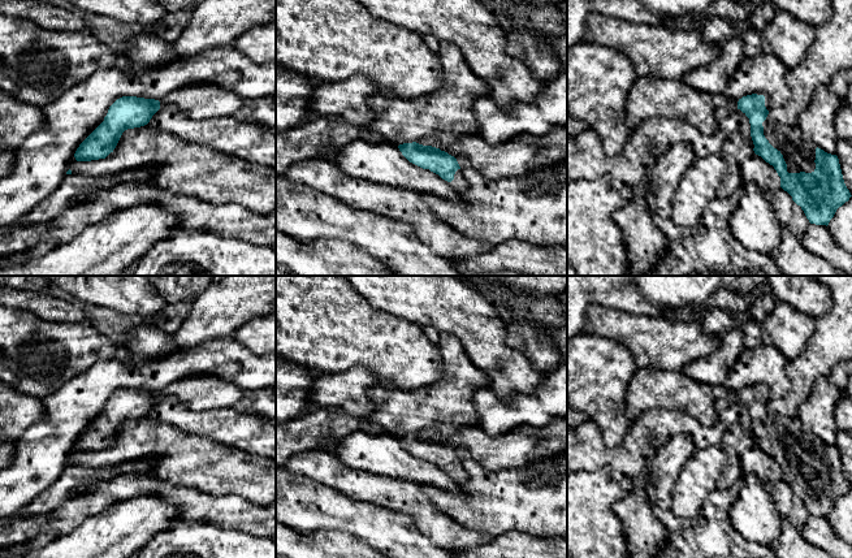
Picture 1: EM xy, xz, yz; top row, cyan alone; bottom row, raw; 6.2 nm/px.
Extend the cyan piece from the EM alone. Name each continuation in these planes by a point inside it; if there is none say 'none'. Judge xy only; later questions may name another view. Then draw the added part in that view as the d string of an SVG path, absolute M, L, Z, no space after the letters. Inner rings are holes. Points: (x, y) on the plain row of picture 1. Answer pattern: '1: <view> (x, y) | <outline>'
1: xy (198, 393) | M198 375L173 381L159 393L160 399L174 397L193 411L230 408L263 415L276 424L276 392L271 389L247 392L217 376Z

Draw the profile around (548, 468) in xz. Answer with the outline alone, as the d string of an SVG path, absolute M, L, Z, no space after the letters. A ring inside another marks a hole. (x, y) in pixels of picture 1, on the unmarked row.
M567 451L550 457L539 457L528 462L524 468L536 473L528 481L528 488L542 488L558 479L562 473L567 473Z

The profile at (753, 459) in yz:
M752 445L740 453L740 466L744 476L754 473L765 484L774 483L780 479L780 468L774 458L756 445Z

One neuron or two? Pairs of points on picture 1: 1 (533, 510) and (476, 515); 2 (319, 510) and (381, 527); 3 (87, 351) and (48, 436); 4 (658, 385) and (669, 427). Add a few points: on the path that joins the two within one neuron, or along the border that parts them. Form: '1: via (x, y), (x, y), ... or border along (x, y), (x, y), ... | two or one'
1: via (519, 510), (491, 510) | one
2: via (334, 511), (366, 522) | one
3: border along (104, 360), (95, 362), (51, 392) | two
4: border along (675, 411), (683, 411), (703, 424) | two

